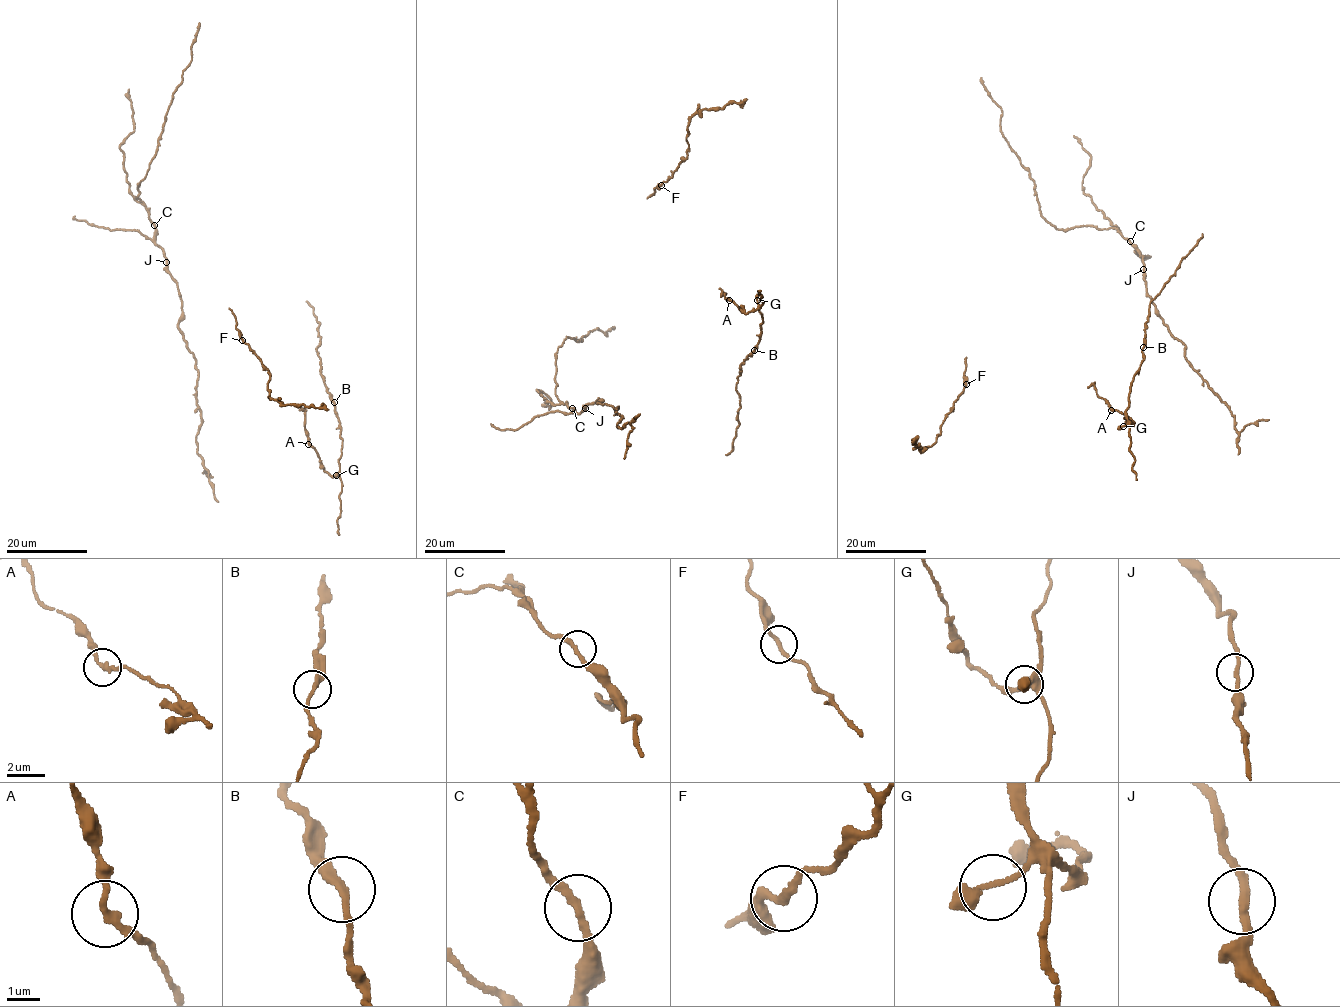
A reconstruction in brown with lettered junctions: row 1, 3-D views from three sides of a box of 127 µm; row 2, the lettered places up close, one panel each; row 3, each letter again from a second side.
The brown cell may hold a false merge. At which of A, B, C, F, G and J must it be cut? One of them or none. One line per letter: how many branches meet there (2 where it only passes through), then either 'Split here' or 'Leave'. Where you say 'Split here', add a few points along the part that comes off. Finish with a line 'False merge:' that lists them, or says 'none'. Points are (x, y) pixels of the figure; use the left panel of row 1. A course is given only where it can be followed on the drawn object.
A: Branches: 2. Leave
B: Branches: 2. Leave
C: Branches: 2. Leave
F: Branches: 2. Leave
G: Branches: 2. Leave
J: Branches: 2. Leave
False merge: none

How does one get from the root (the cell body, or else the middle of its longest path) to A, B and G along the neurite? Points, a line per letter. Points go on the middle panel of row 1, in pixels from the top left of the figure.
A: (735, 389), (741, 364), (759, 341), (763, 317), (760, 305), (745, 313), (729, 300)
B: (735, 389), (740, 366), (754, 350)
G: (735, 389), (741, 364), (759, 341), (763, 317), (757, 300)

